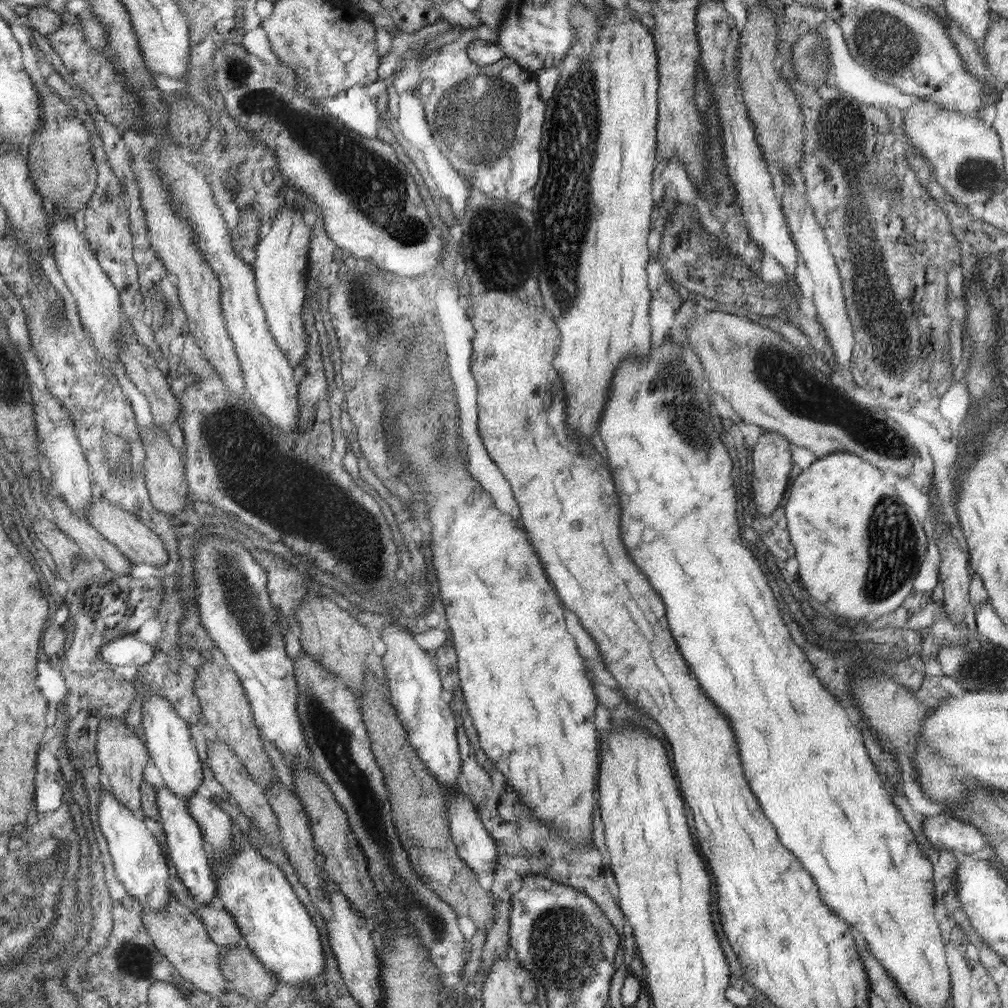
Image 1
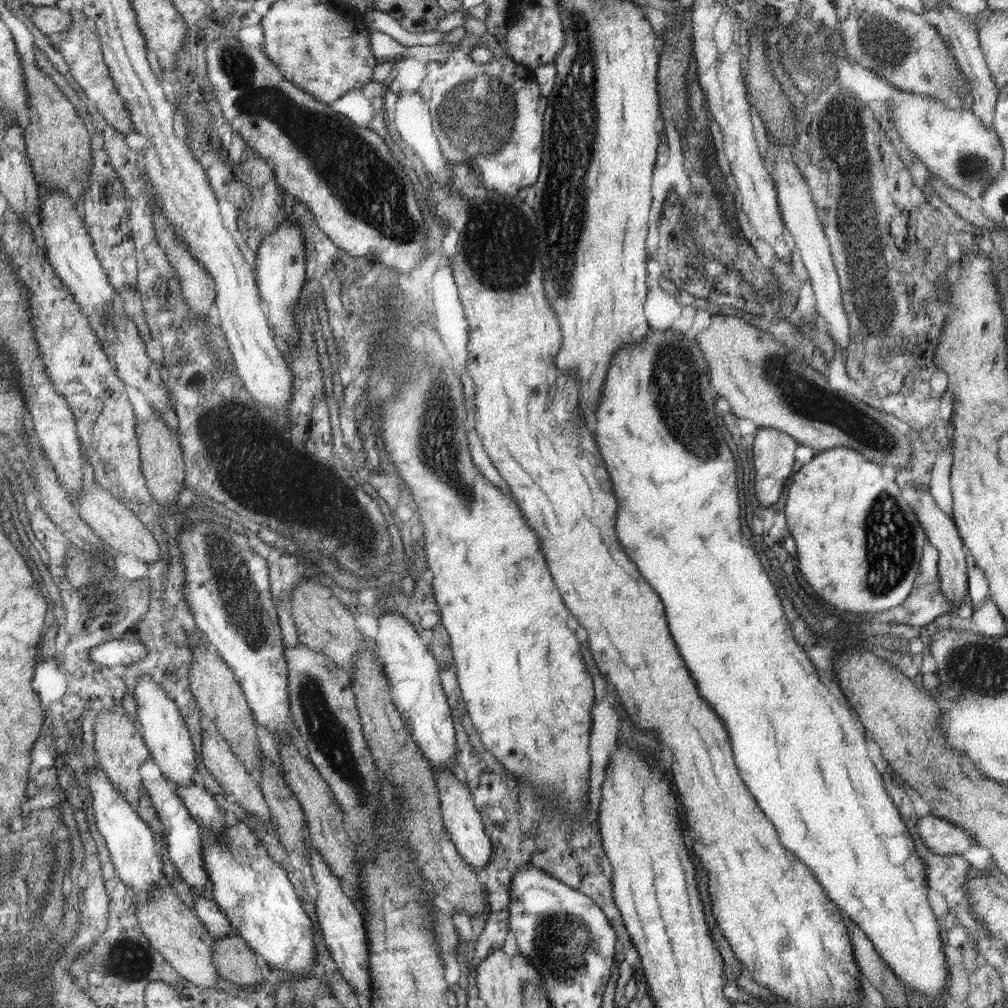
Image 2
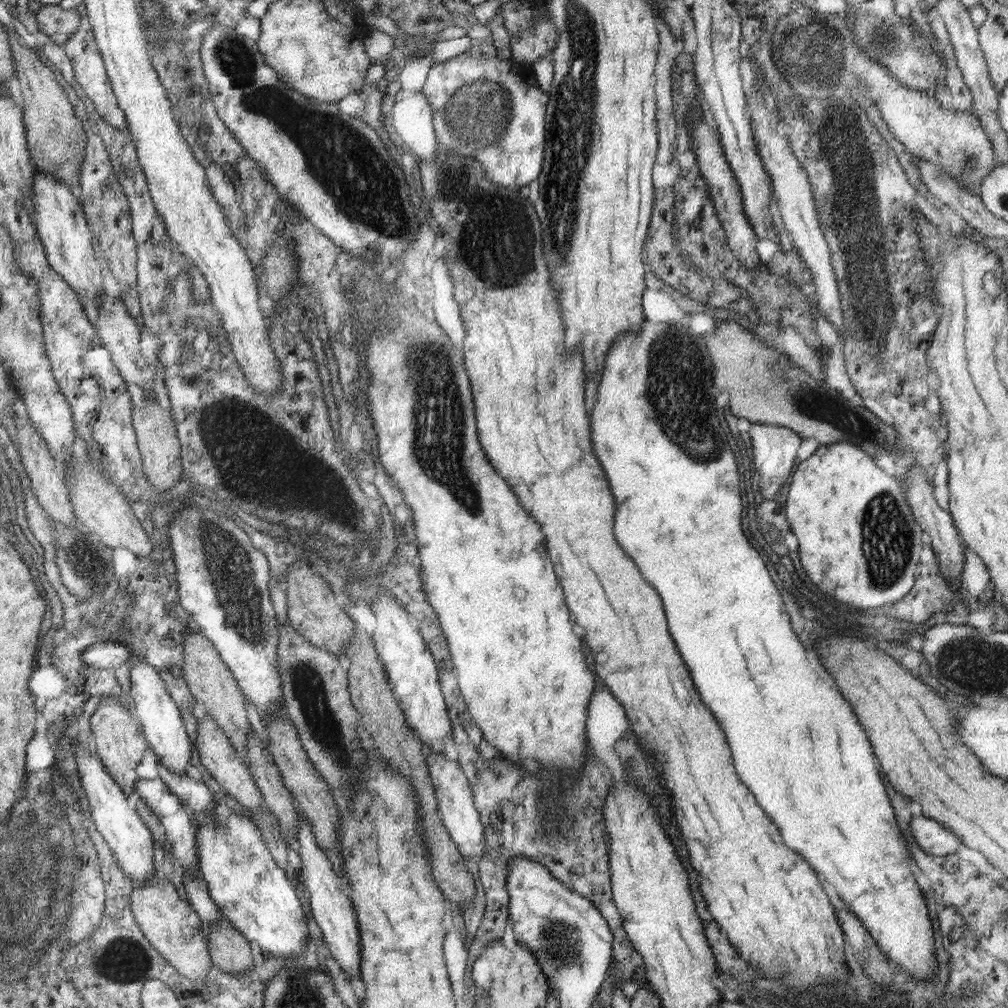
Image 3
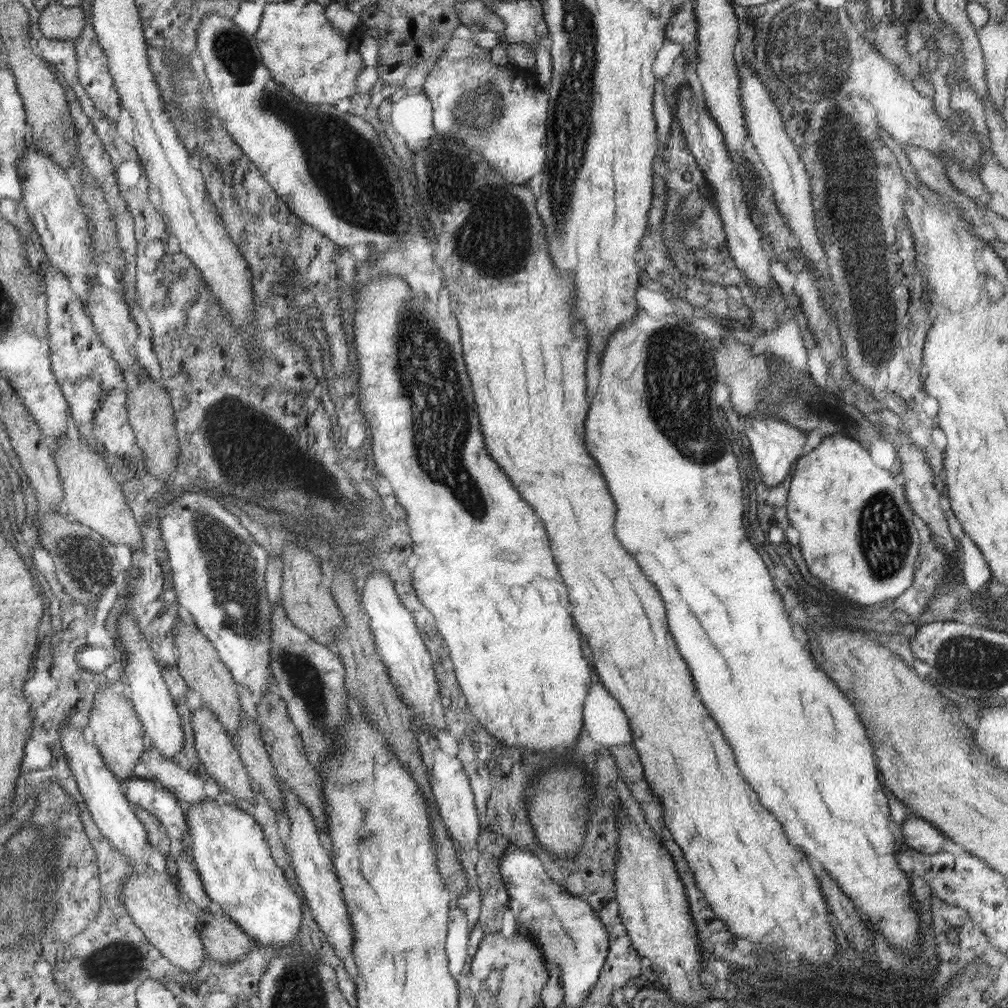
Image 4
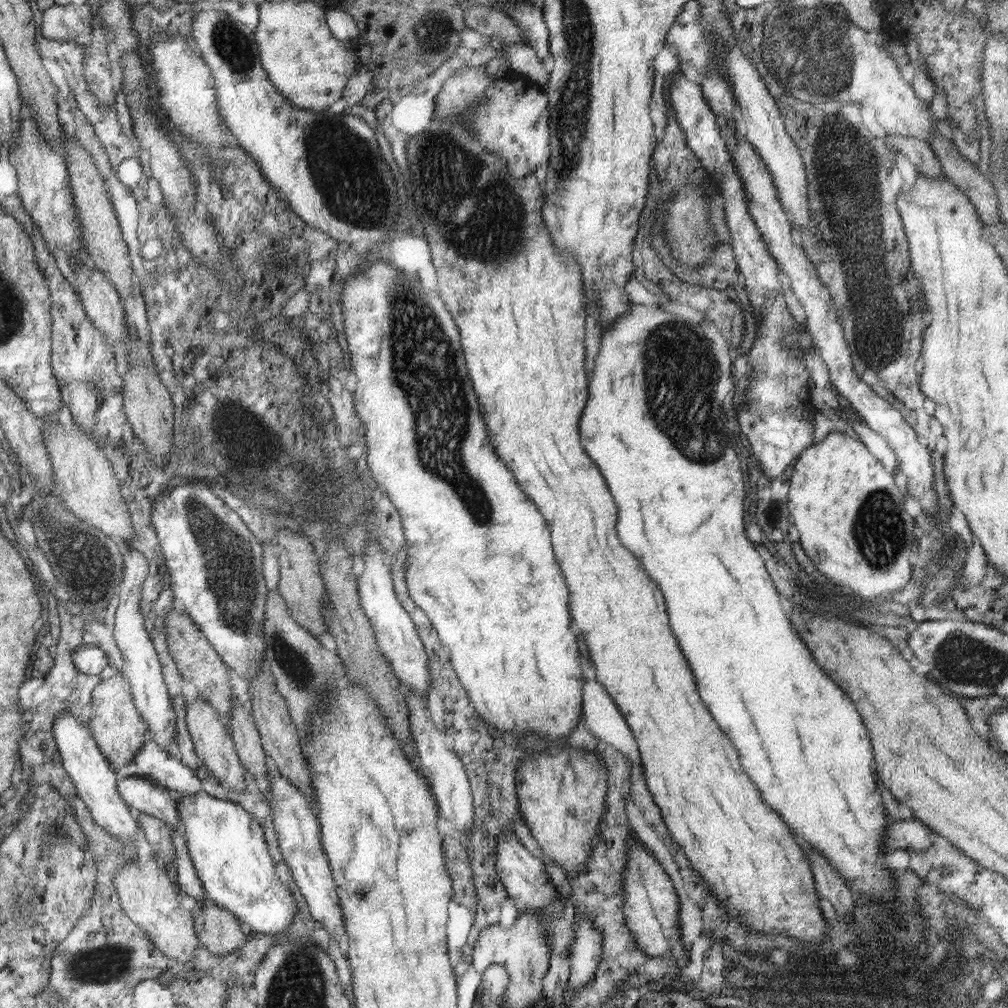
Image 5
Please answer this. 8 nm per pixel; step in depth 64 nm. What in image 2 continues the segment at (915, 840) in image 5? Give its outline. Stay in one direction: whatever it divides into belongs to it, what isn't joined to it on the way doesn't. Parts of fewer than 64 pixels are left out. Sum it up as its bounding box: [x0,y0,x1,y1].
[918,816,975,855]

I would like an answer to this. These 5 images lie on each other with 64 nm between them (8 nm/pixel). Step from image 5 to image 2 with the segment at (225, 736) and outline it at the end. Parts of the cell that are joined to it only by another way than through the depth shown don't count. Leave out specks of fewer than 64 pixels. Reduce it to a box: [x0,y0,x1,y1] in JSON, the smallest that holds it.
[201,731,272,823]

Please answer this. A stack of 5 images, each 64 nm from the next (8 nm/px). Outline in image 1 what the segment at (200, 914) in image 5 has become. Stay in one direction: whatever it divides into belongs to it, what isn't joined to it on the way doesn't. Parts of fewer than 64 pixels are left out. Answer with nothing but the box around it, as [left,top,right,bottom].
[221,940,274,1003]

